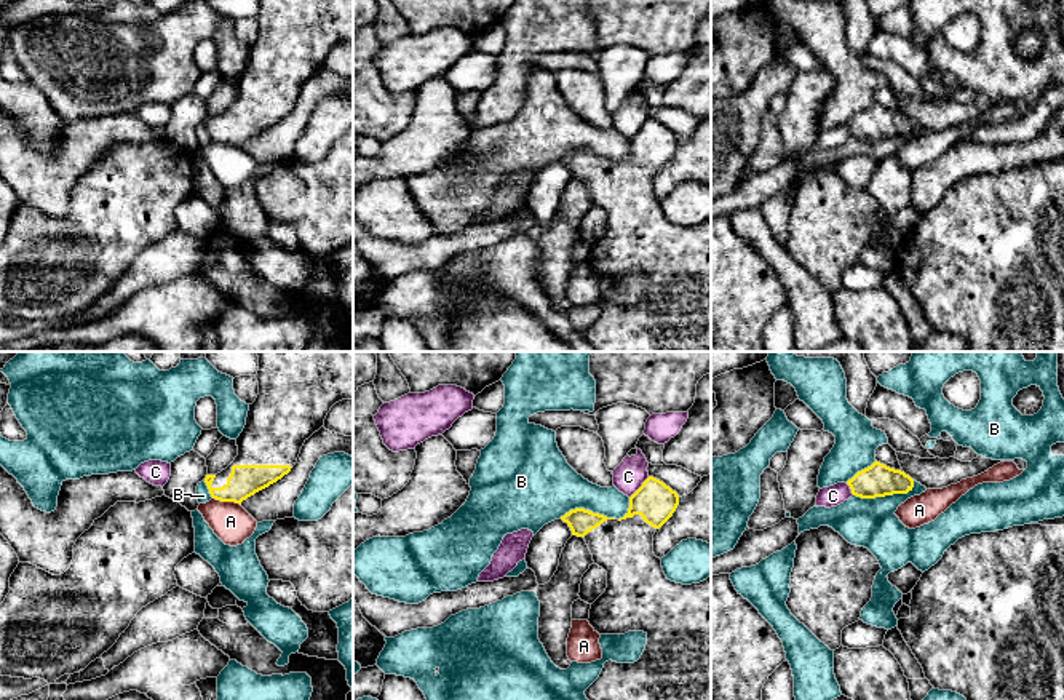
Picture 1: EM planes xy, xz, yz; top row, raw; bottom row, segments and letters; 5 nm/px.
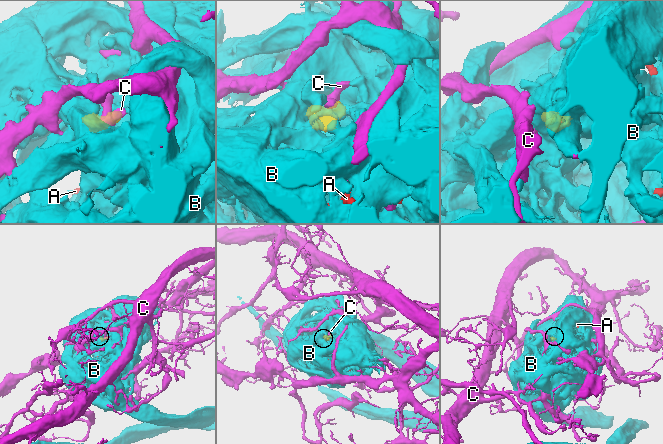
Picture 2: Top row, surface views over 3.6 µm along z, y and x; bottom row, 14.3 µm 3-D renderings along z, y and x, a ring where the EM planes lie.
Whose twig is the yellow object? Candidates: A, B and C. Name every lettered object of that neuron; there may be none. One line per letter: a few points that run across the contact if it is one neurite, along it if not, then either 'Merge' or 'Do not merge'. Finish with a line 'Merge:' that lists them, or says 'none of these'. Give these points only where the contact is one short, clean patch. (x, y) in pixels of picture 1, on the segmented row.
A: Line: xy (213, 497), (240, 505). Do not merge
B: Do not merge
C: Do not merge
Merge: none of these

